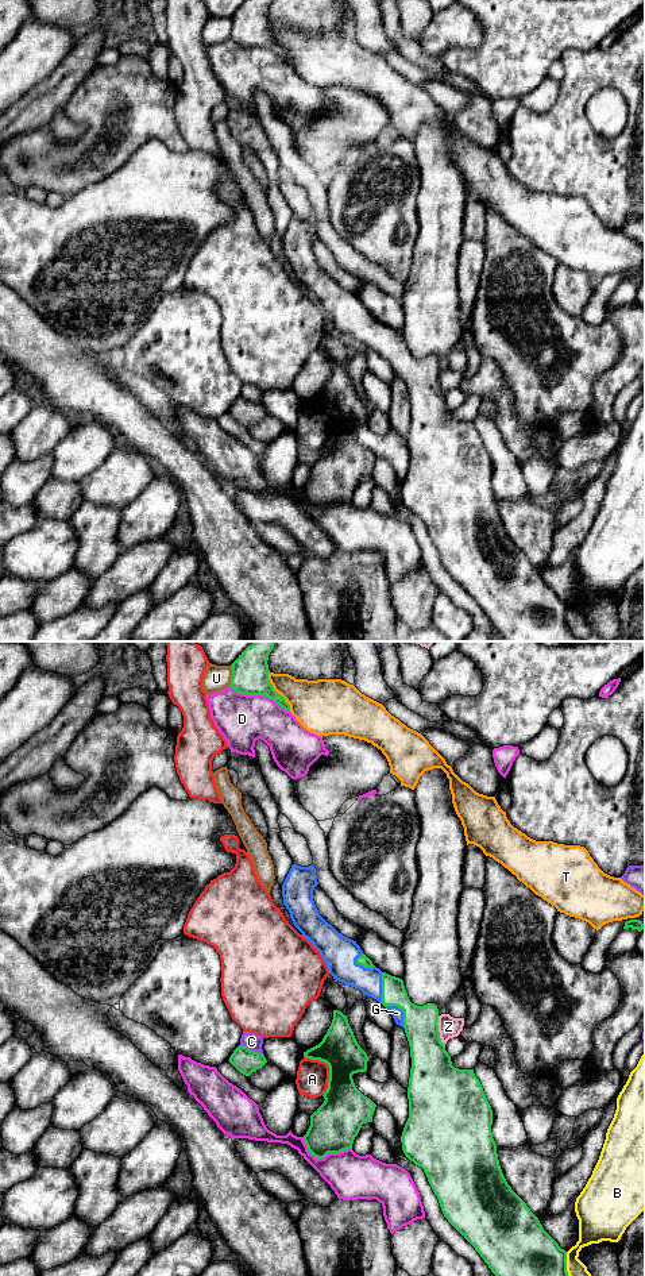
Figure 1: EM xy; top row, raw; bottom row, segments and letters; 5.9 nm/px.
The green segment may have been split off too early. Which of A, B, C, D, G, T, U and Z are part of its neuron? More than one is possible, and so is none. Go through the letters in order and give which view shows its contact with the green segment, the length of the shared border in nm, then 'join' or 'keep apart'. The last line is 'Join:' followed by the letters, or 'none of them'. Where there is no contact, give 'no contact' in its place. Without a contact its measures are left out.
A: xy | 260 nm | keep apart
B: xy | 240 nm | keep apart
C: xy | 150 nm | keep apart
D: xy | 400 nm | keep apart
G: xy | 170 nm | join
T: xy | 280 nm | keep apart
U: xy | 130 nm | keep apart
Z: xy | 190 nm | keep apart
Join: G

